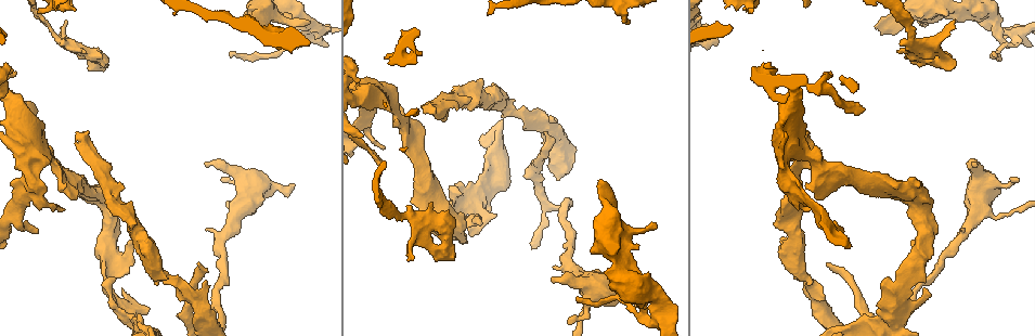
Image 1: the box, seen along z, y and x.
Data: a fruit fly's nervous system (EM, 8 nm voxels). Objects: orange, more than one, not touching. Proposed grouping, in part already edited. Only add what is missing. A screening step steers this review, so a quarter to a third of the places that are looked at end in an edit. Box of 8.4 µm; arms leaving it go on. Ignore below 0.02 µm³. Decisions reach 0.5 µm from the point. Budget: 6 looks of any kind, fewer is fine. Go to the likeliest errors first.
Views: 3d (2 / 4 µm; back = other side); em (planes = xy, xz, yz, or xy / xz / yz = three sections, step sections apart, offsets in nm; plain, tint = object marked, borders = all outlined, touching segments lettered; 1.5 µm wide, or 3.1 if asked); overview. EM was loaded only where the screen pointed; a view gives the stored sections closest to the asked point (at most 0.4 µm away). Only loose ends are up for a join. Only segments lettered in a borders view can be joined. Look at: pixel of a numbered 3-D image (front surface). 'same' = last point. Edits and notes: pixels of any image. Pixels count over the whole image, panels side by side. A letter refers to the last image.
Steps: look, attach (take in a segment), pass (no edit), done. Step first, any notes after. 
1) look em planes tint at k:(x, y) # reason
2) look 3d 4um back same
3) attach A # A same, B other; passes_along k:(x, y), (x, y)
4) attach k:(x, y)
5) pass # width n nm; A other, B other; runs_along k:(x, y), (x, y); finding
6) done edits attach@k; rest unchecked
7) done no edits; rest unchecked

look em planes borders at 1:(876, 28) # an open end

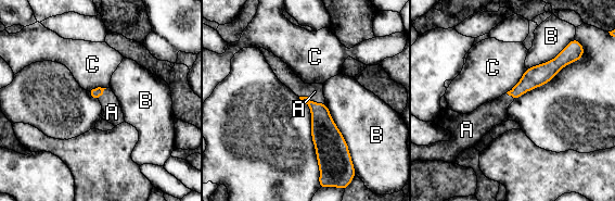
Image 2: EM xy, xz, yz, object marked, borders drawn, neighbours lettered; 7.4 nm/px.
attach A # A same, B other, C other; passes_along 2:(324, 133), (312, 101), (315, 91); the neuron continues

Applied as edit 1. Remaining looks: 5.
look overview

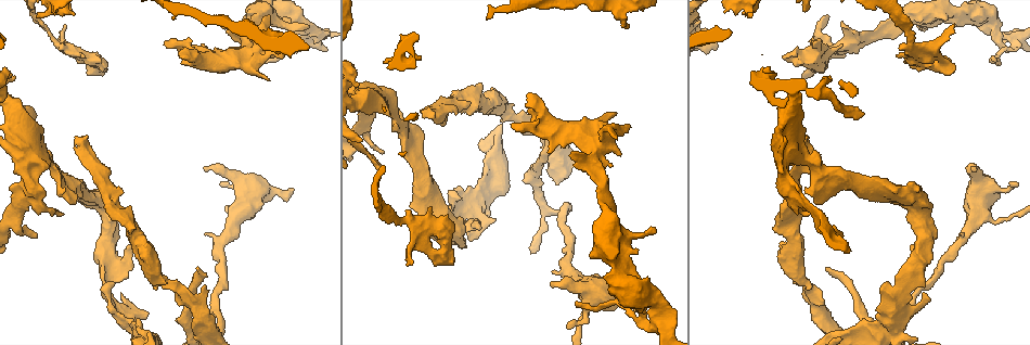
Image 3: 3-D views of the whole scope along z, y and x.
look 3d 2um at 3:(653, 229) # branch stops here

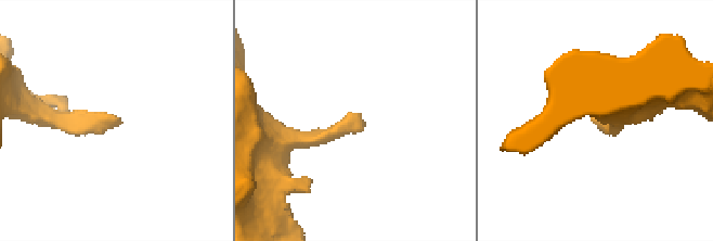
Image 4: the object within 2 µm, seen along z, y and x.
look em planes tint at 4:(362, 122)

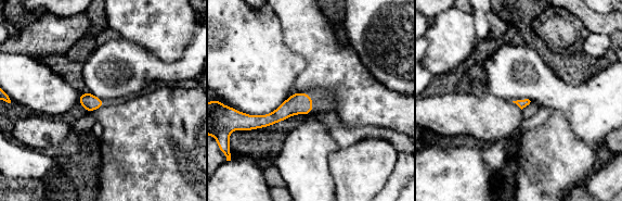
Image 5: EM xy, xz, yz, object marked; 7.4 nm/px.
look em planes borders same # what lies round it

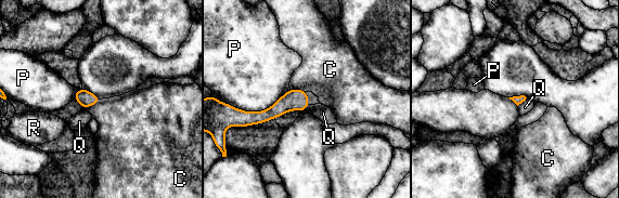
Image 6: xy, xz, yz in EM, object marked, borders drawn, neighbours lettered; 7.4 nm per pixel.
pass # longest_contact P 460 nm; C other, P other, Q other, R other; no lettered segment goes on from it

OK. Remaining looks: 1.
done edits attach@2; rest unchecked

